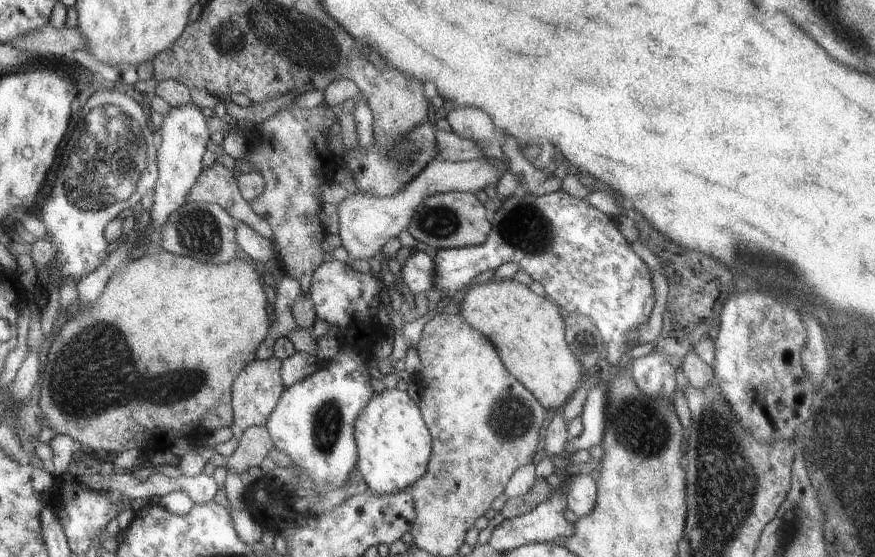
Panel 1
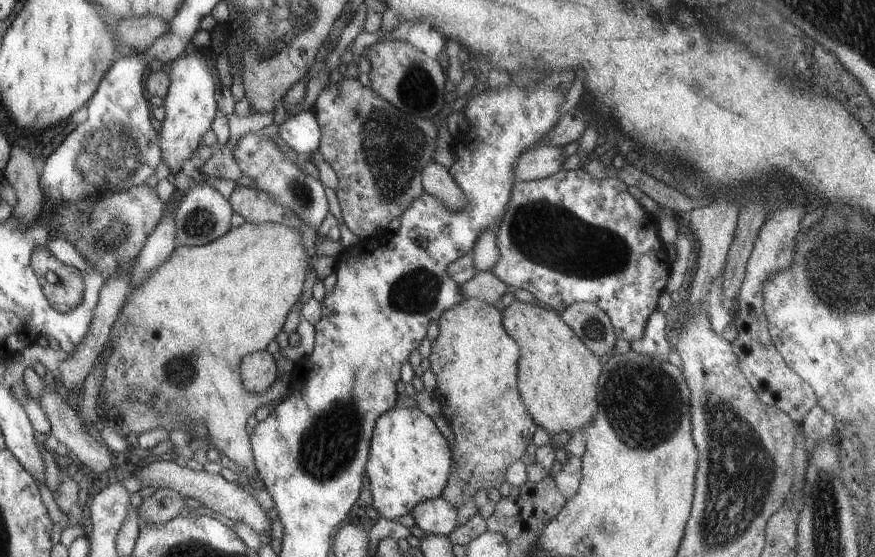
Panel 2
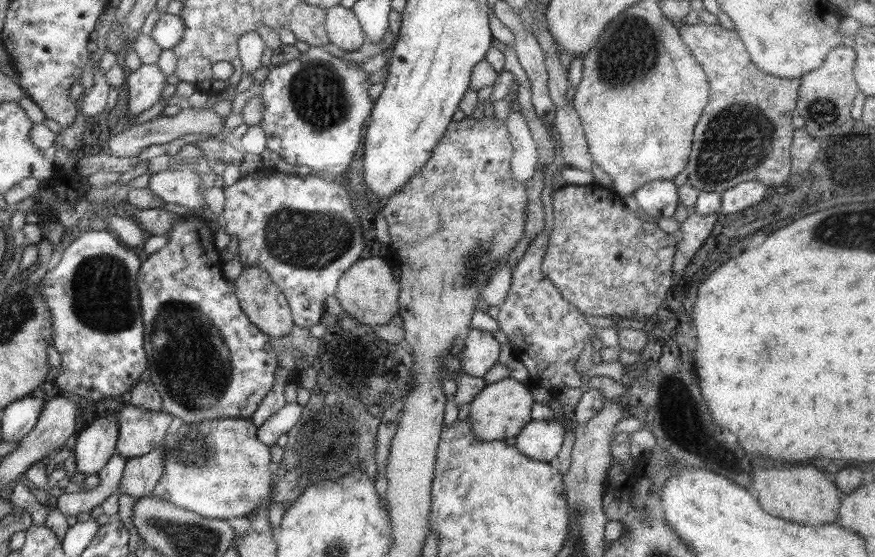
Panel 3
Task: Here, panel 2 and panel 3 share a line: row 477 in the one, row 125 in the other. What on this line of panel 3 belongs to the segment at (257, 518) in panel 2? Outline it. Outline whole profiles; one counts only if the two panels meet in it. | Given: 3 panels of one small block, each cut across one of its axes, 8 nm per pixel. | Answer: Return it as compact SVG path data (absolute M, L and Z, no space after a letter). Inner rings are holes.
M187 105L176 114L176 116L166 116L159 115L154 117L152 120L130 127L126 131L122 131L114 136L110 137L109 147L112 150L114 156L119 157L137 157L143 149L148 148L148 146L154 146L154 144L166 144L166 142L172 142L176 138L181 136L186 136L186 134L208 134L208 138L215 138L218 134L221 134L223 126L225 124L225 119L218 114L214 114L210 108L204 109L194 109Z

